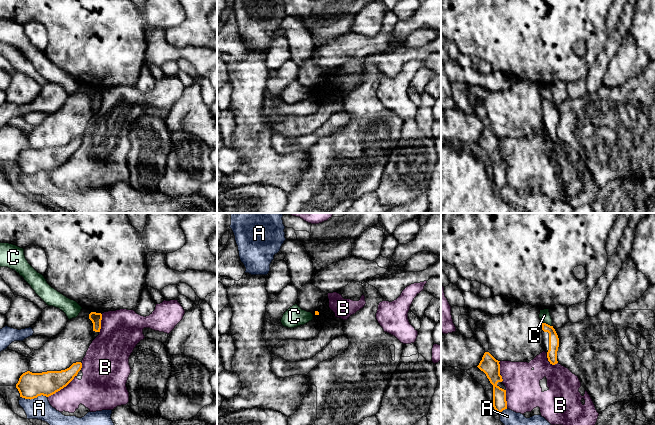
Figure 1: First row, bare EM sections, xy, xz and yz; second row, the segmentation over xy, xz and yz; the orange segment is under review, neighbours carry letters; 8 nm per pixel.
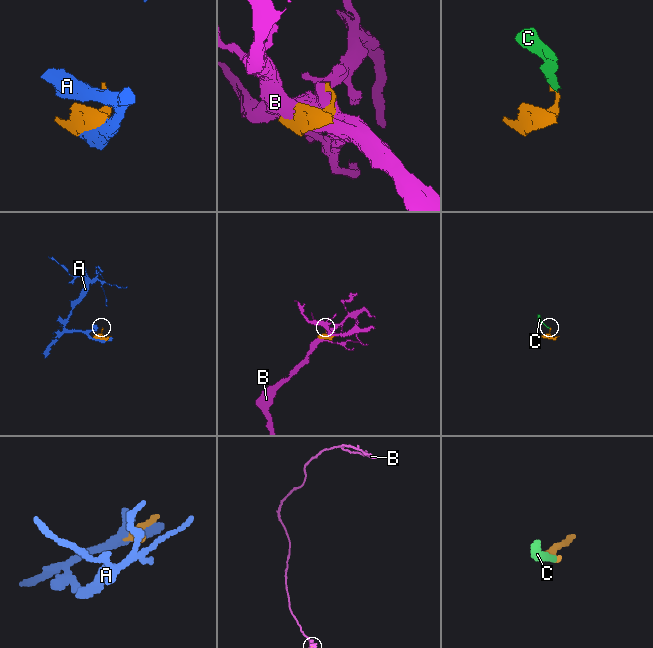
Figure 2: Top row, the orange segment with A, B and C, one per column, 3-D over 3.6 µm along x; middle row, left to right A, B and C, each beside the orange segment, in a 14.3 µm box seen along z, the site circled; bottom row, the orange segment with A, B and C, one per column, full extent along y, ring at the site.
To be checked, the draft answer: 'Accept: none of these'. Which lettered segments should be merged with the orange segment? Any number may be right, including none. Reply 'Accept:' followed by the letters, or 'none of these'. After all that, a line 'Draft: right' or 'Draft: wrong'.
Accept: none of these
Draft: right

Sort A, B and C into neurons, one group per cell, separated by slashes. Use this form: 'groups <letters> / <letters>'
groups A C / B

